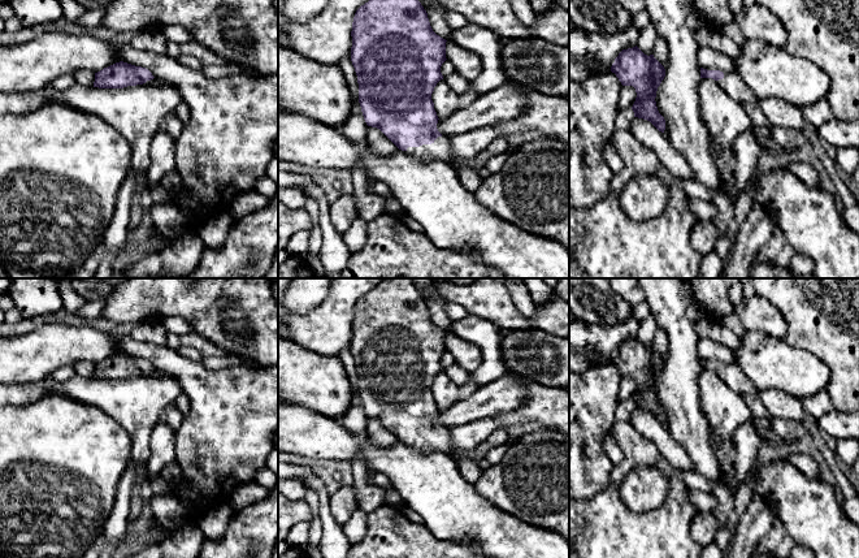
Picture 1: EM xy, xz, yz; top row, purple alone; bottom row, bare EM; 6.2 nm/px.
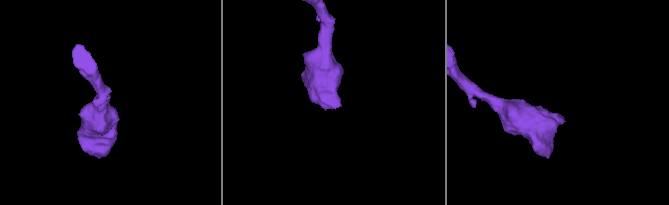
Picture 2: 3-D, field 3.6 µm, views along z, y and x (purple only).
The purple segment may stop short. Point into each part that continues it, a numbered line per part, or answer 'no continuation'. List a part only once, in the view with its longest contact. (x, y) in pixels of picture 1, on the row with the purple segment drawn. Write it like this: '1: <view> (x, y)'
1: xz (441, 150)

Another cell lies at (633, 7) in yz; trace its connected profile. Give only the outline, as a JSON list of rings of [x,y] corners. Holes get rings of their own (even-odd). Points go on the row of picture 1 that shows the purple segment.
[[[615,0],[615,1],[622,5],[632,14],[635,14],[646,9],[643,0]]]

